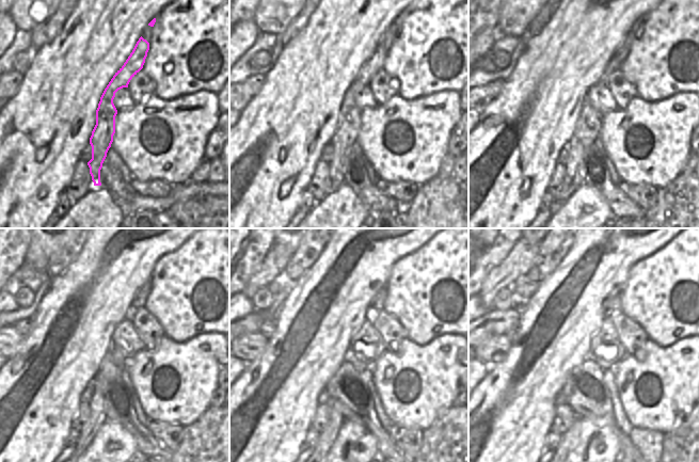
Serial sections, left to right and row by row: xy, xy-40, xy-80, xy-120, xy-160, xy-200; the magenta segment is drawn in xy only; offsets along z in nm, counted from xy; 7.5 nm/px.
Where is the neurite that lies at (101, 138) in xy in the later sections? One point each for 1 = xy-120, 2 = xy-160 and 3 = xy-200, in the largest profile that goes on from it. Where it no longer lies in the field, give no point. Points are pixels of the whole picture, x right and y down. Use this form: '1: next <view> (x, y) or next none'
1: next xy-120 (97, 417)
2: next xy-160 (327, 437)
3: next xy-200 (569, 437)

